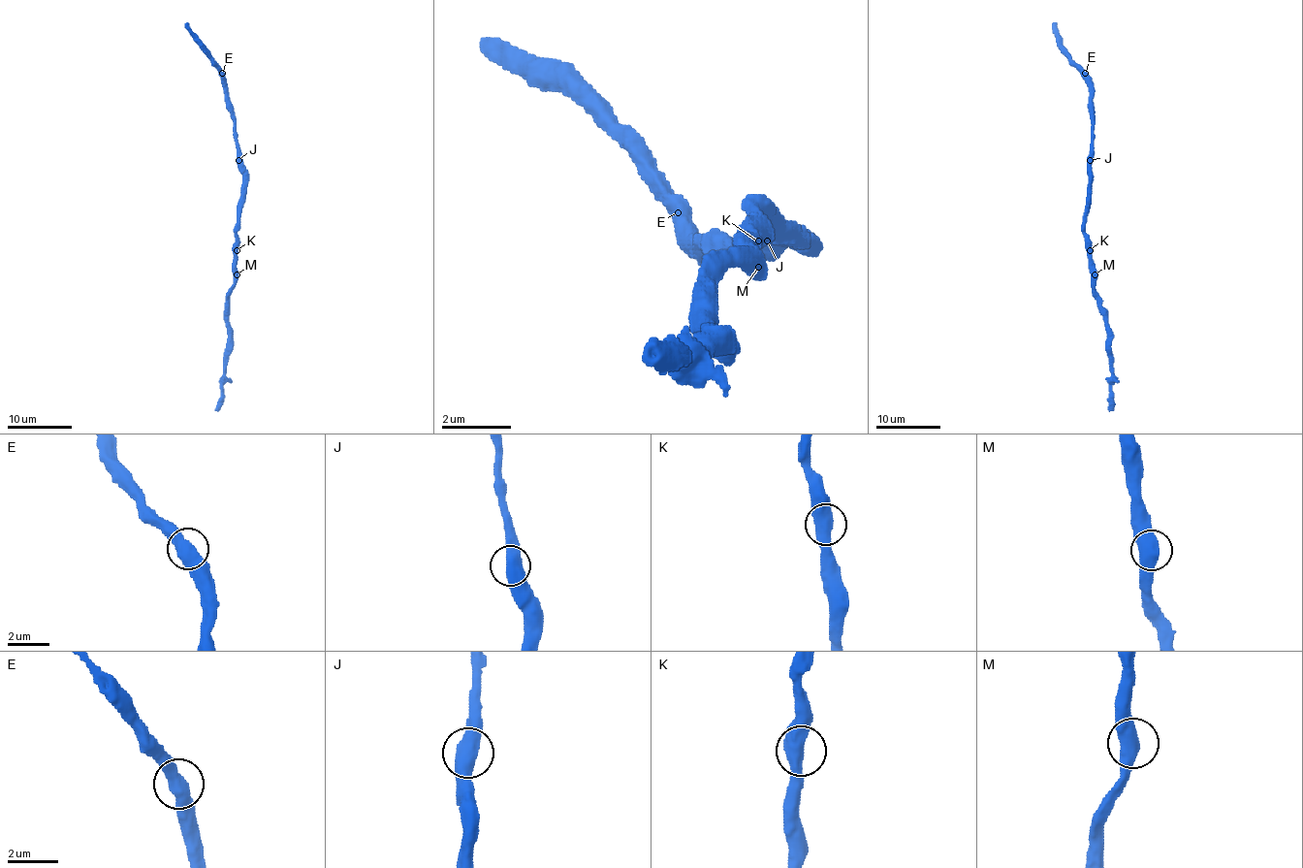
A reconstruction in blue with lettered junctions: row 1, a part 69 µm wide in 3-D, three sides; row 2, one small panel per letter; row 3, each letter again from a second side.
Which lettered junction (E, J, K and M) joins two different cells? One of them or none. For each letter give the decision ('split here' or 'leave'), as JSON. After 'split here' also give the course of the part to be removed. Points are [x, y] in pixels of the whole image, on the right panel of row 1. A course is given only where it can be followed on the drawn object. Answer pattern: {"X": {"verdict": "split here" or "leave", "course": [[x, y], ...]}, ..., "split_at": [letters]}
{"E": {"verdict": "leave"}, "J": {"verdict": "leave"}, "K": {"verdict": "leave"}, "M": {"verdict": "leave"}, "split_at": []}

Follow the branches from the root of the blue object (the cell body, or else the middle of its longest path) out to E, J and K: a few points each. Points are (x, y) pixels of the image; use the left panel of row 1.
E: (238, 207), (243, 161), (237, 142), (234, 108), (222, 74)
J: (238, 207), (243, 182), (243, 166), (238, 160)
K: (238, 207), (237, 250)

